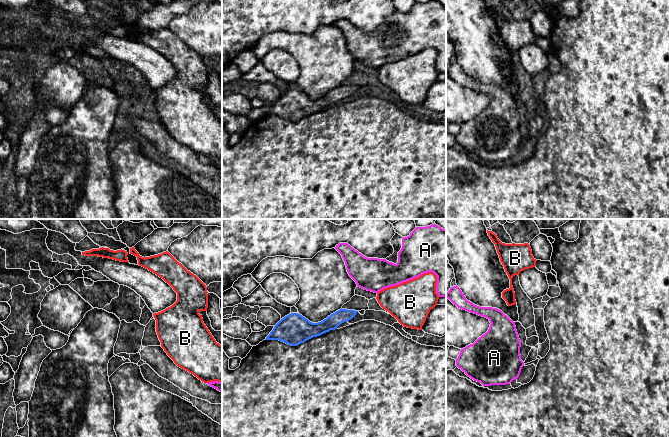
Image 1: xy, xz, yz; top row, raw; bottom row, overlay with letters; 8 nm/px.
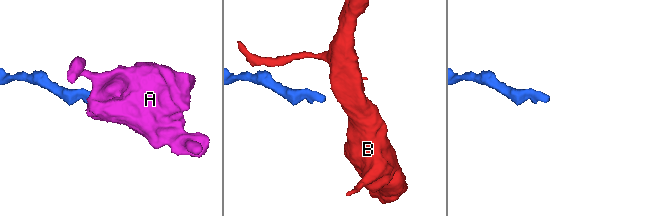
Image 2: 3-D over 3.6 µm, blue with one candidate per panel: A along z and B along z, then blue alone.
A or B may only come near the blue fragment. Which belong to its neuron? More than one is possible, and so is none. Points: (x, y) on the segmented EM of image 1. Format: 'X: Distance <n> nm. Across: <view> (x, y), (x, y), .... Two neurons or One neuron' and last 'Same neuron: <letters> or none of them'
A: Distance 180 nm. Across: xz (357, 311), (364, 289). Two neurons
B: Distance 180 nm. Across: xz (357, 311), (377, 300). Two neurons
Same neuron: none of them

